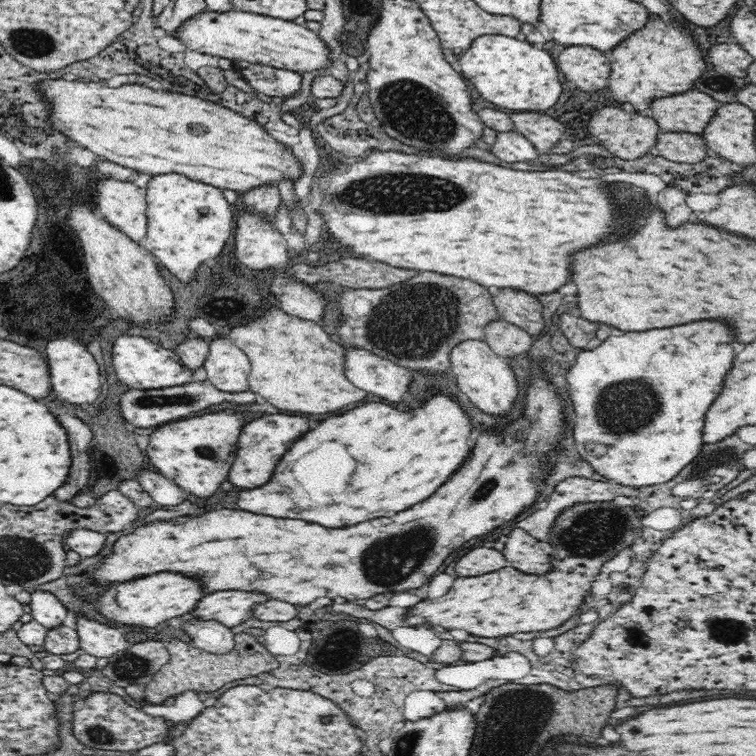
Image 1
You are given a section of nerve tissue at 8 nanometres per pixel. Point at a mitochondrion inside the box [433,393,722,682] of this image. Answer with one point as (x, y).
(593, 531)

